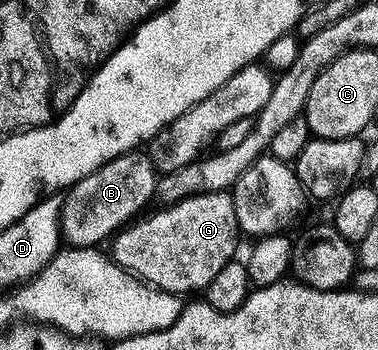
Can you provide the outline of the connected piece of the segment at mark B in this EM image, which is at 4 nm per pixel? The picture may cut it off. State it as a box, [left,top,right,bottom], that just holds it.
[60,149,160,247]

